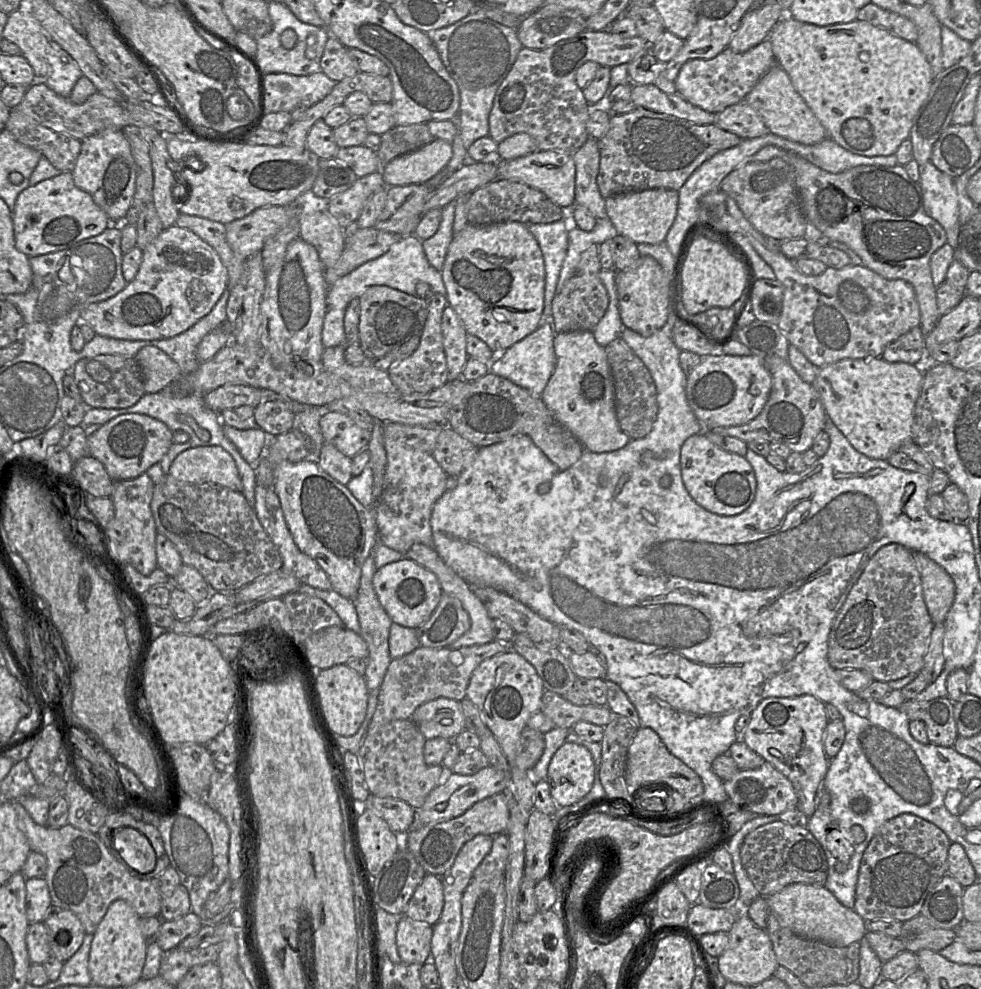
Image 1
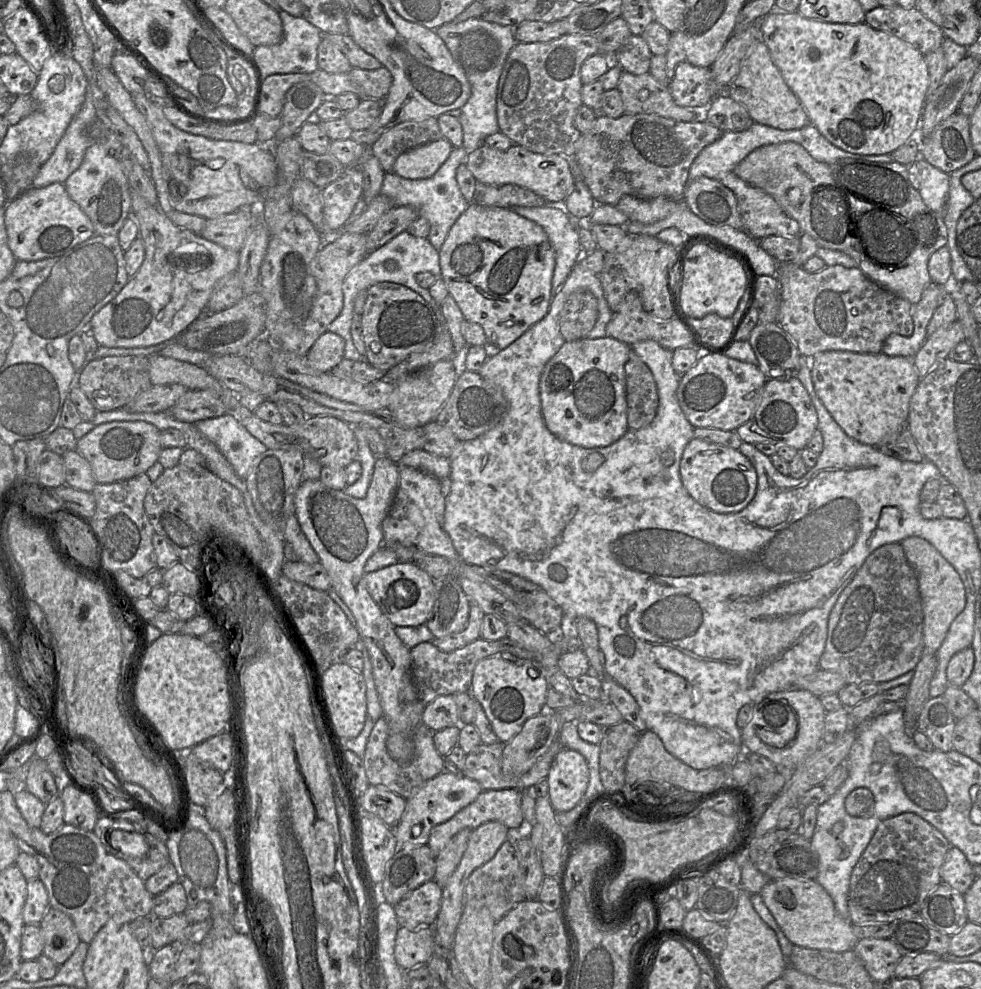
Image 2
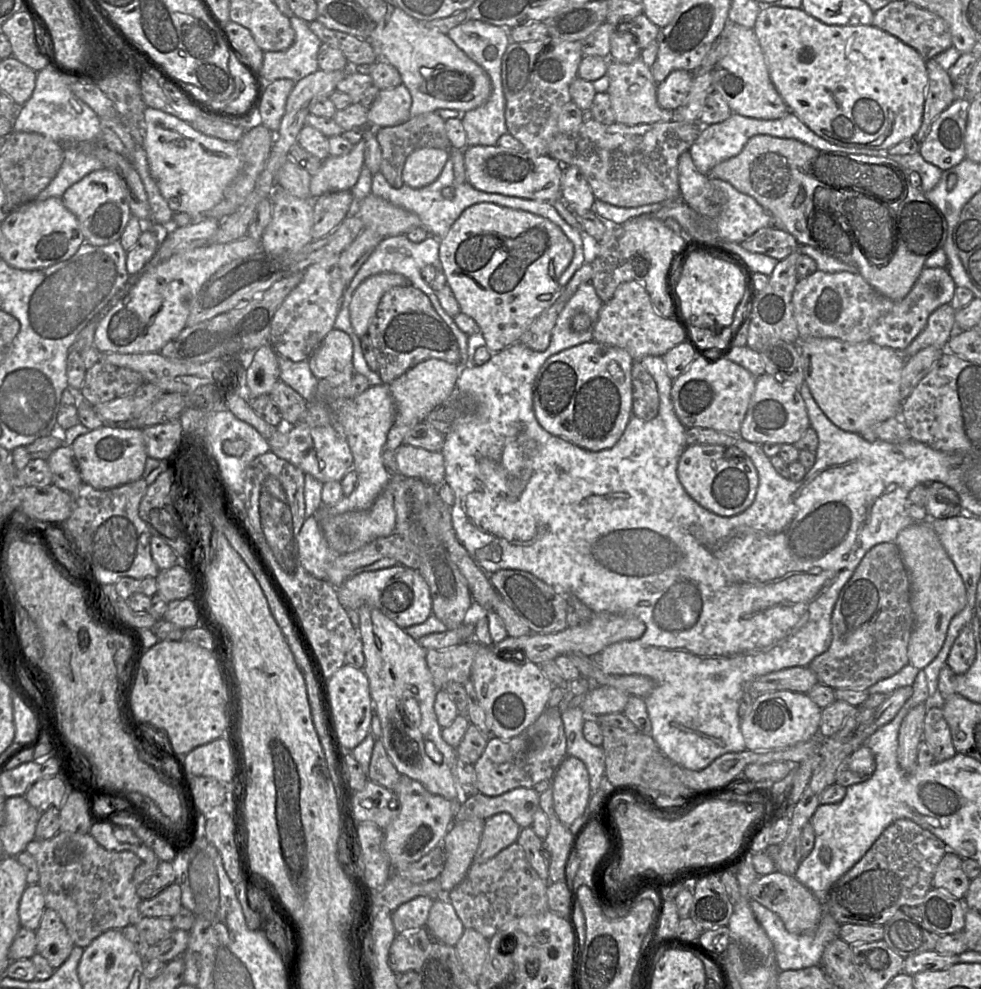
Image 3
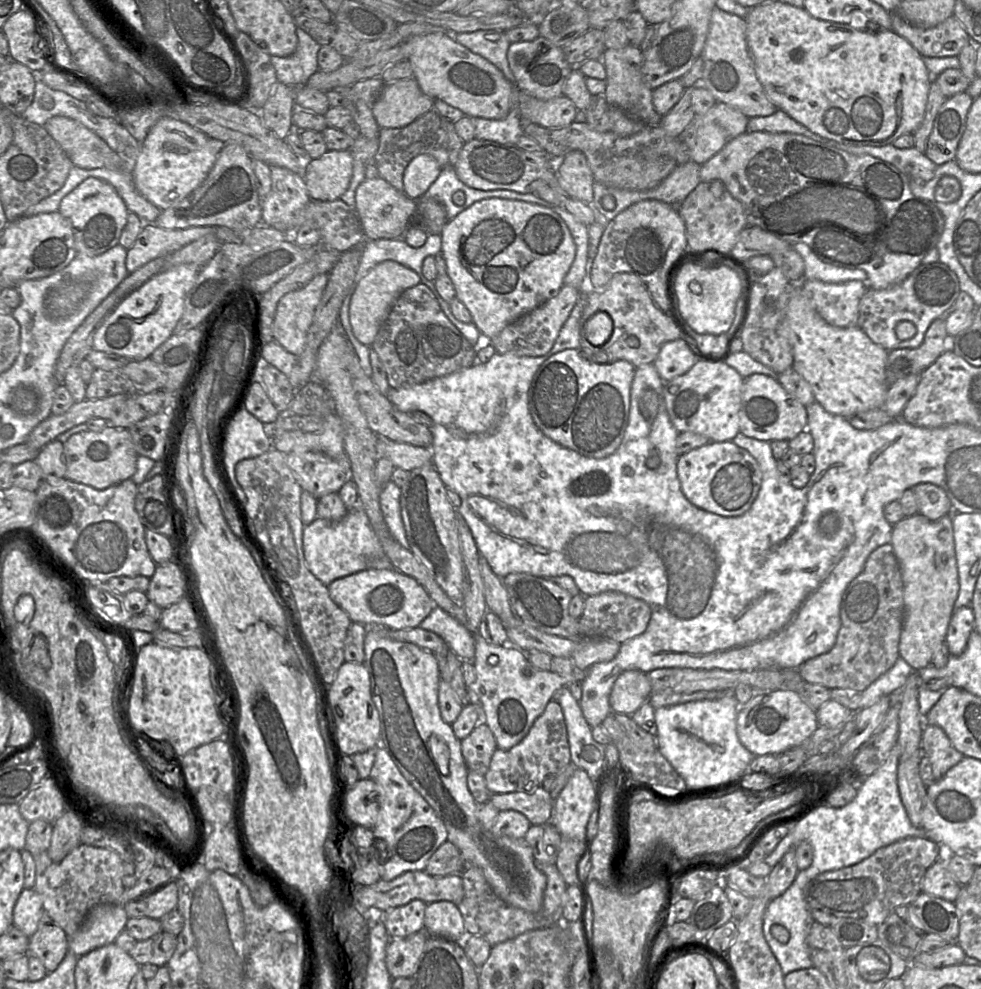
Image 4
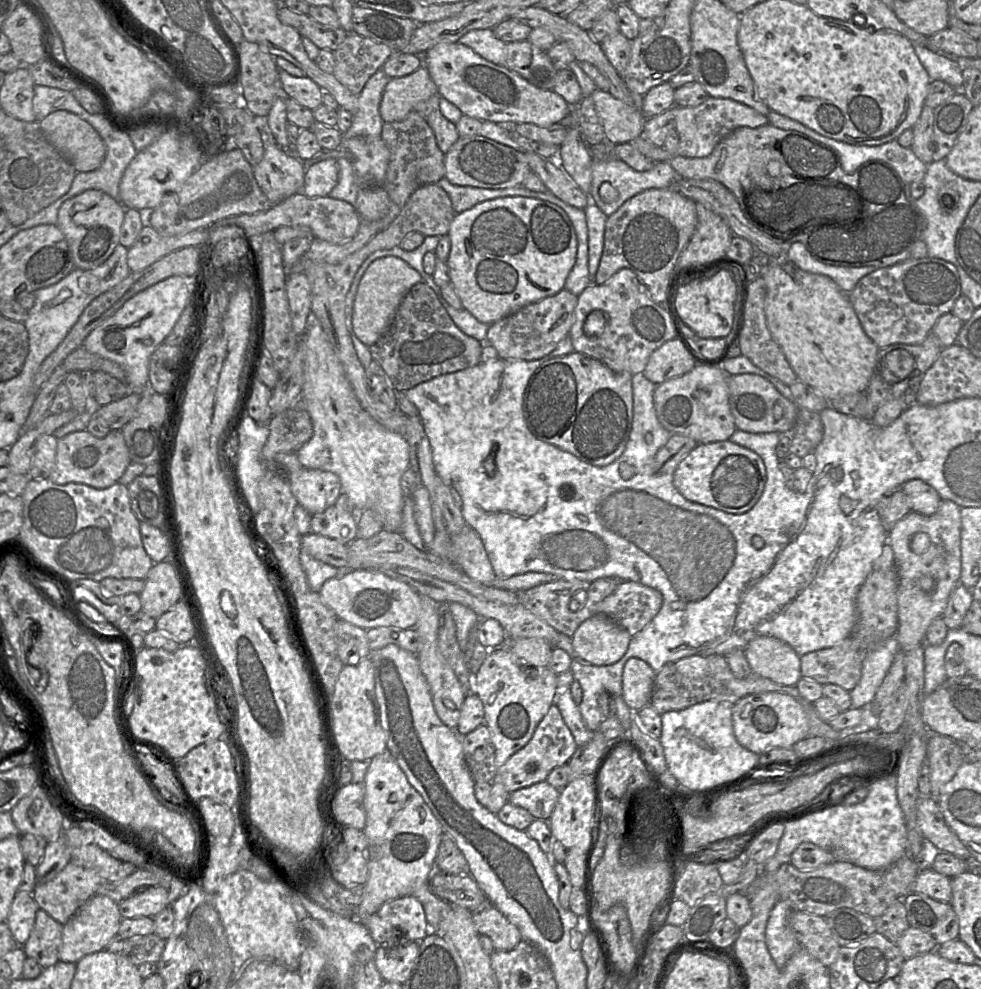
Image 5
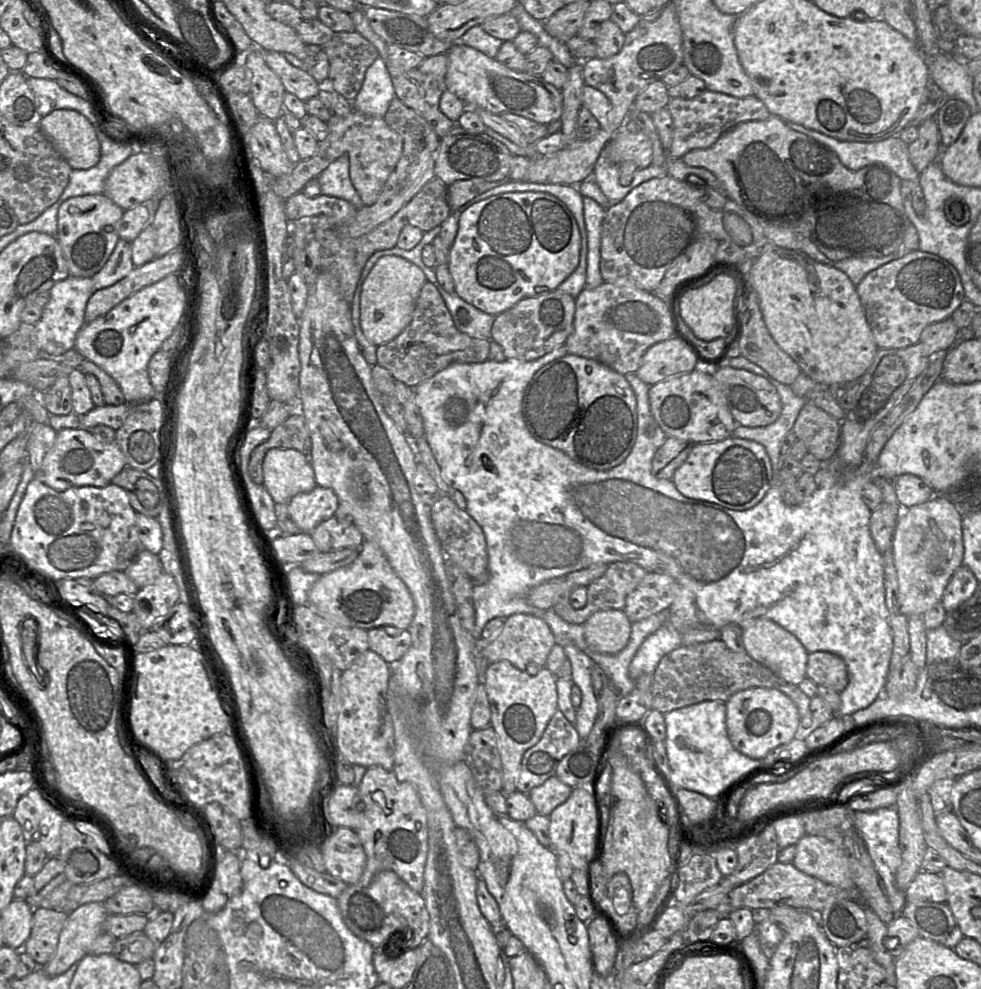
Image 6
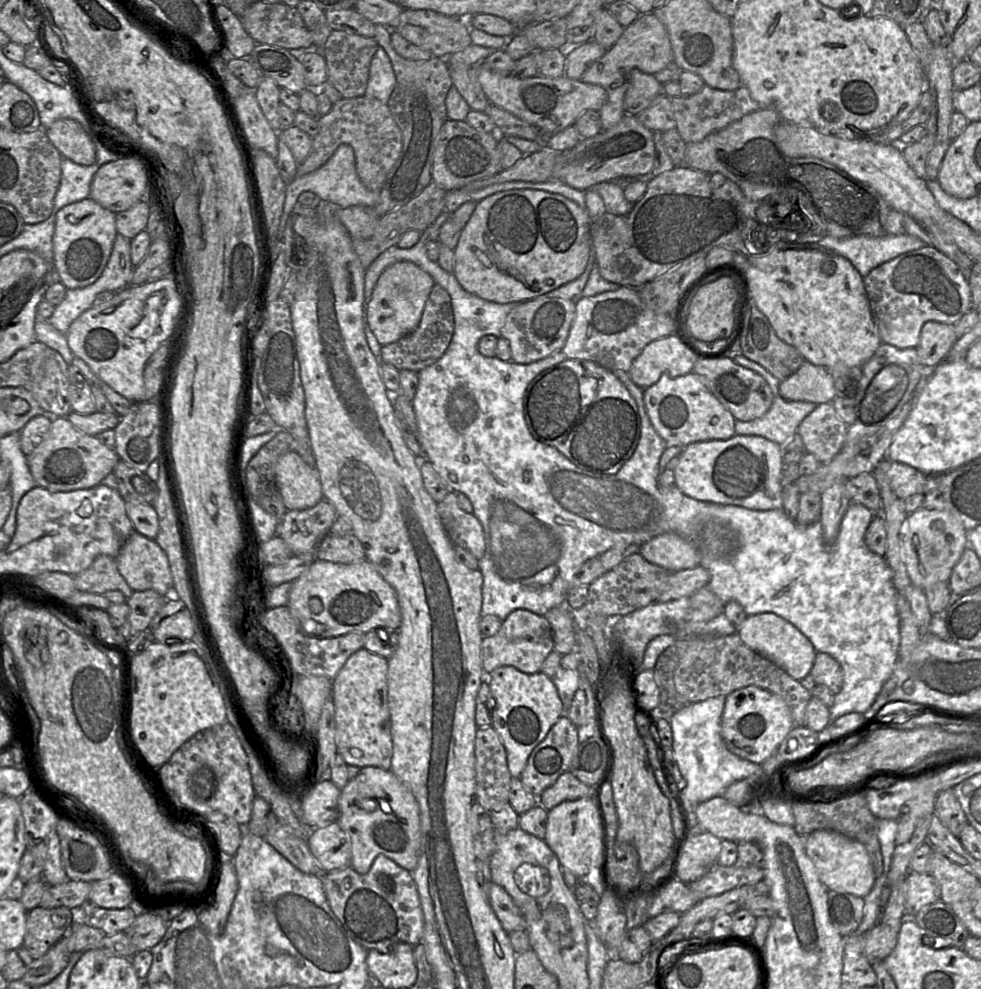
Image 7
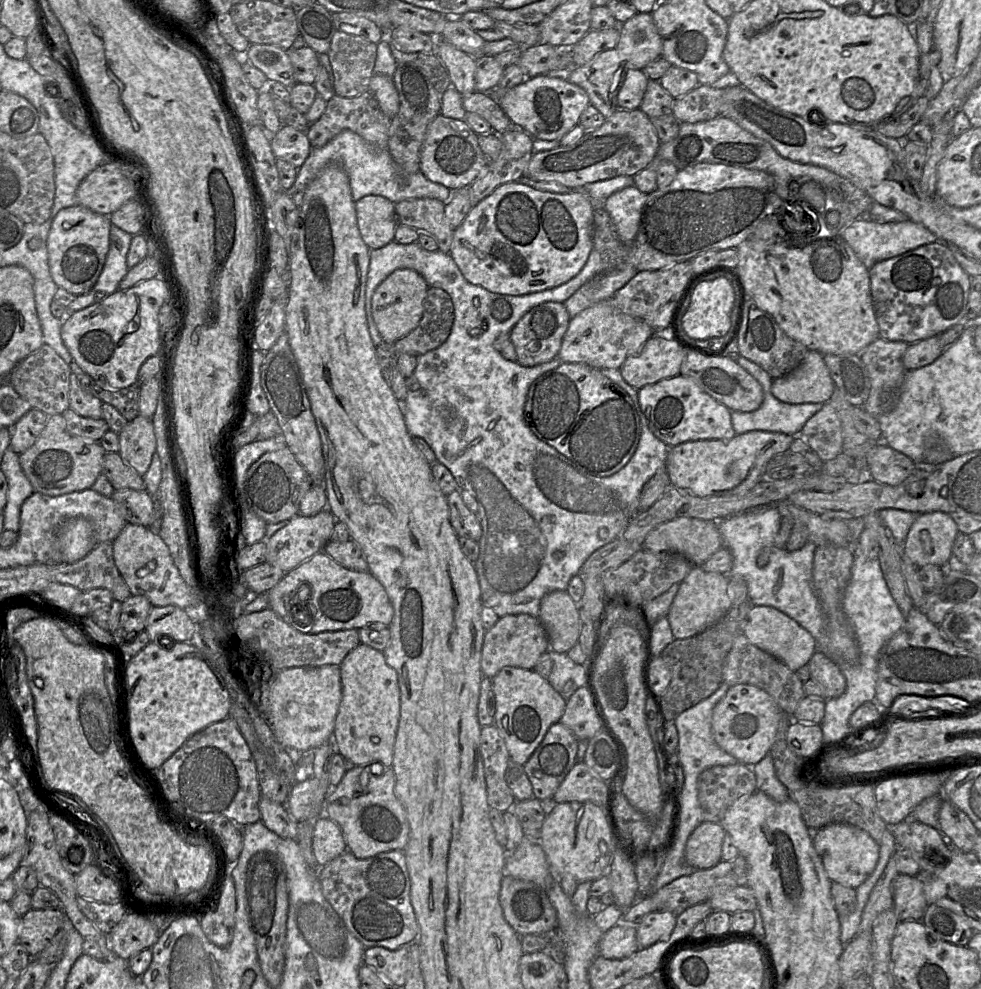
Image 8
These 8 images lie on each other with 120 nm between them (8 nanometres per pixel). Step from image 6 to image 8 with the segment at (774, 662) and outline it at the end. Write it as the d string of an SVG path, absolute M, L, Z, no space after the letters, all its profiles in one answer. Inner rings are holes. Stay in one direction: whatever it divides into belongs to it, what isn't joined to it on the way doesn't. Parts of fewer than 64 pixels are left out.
M753 605L741 626L741 633L756 647L774 656L794 672L808 664L817 651L817 642L807 630L771 606Z

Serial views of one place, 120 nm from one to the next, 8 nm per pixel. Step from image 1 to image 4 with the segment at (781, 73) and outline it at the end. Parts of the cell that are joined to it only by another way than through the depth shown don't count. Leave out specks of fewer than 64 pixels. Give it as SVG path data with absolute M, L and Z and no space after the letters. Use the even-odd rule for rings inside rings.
M717 6L714 7L708 35L700 55L704 62L700 84L711 92L717 102L738 109L748 118L770 116L777 111L777 107L767 97L757 78L748 48L746 28L747 24L744 18L722 11Z

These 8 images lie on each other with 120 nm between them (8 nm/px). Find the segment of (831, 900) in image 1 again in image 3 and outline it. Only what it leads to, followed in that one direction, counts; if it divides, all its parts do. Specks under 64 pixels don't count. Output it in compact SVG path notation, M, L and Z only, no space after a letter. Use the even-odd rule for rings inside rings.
M780 871L759 876L749 887L749 899L756 900L776 913L788 932L796 935L813 933L822 917L822 906L812 892L802 885L794 876Z

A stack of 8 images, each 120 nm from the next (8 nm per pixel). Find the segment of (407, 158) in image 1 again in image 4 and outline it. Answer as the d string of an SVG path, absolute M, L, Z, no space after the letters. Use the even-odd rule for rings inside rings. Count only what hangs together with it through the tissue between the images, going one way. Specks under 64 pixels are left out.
M421 154L411 160L404 177L404 193L411 199L422 197L438 178L442 167L430 155Z

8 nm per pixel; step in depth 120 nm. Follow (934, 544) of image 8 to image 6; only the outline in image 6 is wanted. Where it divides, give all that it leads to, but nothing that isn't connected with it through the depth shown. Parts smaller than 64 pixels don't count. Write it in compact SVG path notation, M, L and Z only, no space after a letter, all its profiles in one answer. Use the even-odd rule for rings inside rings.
M935 494L929 501L903 510L894 531L891 550L897 570L901 611L907 617L923 616L942 601L951 577L963 565L960 512L941 494Z

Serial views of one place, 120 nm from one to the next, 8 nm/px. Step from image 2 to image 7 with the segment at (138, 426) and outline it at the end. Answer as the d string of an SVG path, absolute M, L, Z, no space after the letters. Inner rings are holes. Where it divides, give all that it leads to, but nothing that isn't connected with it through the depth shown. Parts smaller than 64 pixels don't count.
M55 417L47 438L27 456L31 474L37 485L51 492L93 488L113 473L119 460L113 448L104 445L96 436L78 430L67 417Z

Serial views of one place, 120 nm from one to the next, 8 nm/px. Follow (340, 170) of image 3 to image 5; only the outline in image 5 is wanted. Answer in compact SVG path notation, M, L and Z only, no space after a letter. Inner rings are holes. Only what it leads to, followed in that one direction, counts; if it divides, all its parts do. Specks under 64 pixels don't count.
M333 158L308 164L302 192L309 198L329 196L338 182L338 164Z

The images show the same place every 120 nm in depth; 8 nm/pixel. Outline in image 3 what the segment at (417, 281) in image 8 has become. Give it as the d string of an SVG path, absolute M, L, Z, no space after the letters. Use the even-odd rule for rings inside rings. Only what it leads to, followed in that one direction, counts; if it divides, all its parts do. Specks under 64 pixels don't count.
M379 273L365 279L354 291L349 306L350 321L356 335L360 338L368 334L379 302L389 289L409 285L410 281L405 276L394 273Z

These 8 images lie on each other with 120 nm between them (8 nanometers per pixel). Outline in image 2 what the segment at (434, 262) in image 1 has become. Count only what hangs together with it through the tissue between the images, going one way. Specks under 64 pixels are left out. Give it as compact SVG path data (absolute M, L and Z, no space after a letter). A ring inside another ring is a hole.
M462 147L454 148L438 171L429 178L412 180L394 173L386 173L382 183L381 195L388 197L394 206L413 207L419 217L428 221L430 233L427 239L438 251L452 226L470 205L463 197L456 179L457 168L466 162L467 154L468 152Z

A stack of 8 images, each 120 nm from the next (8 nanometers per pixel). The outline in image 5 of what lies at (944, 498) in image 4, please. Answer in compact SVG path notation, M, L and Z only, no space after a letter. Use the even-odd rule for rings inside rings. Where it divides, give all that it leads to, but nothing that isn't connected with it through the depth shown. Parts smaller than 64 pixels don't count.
M920 479L906 482L901 490L909 499L911 511L925 516L934 515L942 502L939 493Z

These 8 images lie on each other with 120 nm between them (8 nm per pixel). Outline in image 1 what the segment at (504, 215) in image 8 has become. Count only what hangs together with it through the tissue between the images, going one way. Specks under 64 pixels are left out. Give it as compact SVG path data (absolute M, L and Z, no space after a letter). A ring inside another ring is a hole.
M467 224L453 237L441 273L448 304L458 314L467 333L483 340L492 351L507 350L541 325L544 258L525 224Z

